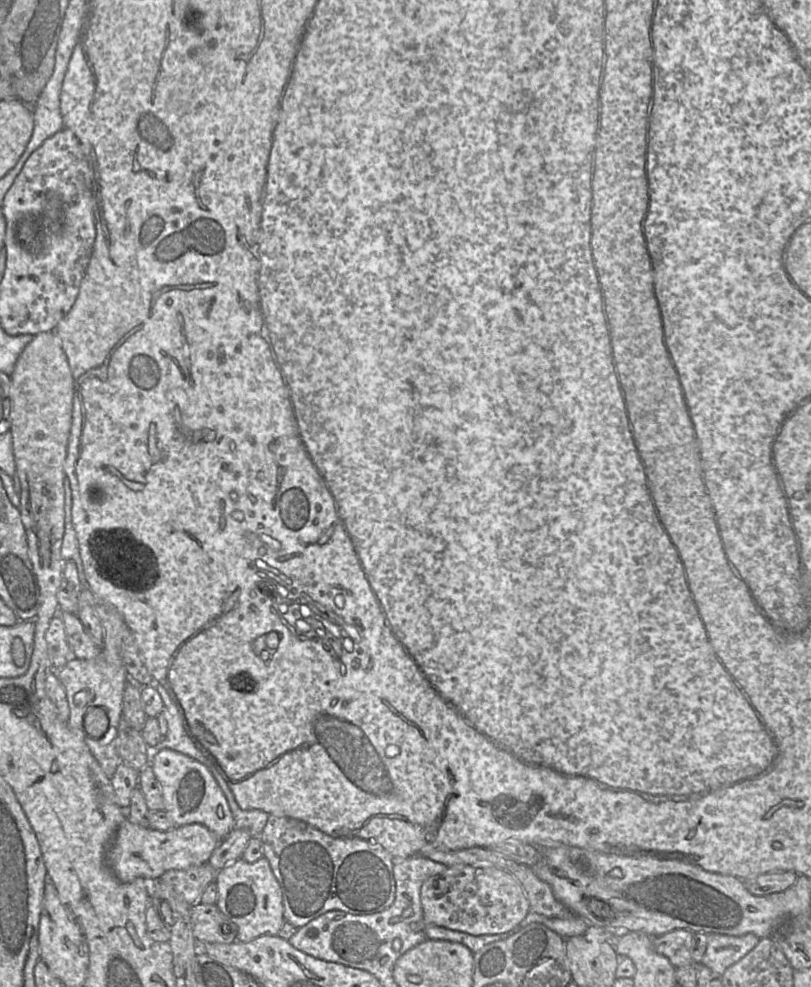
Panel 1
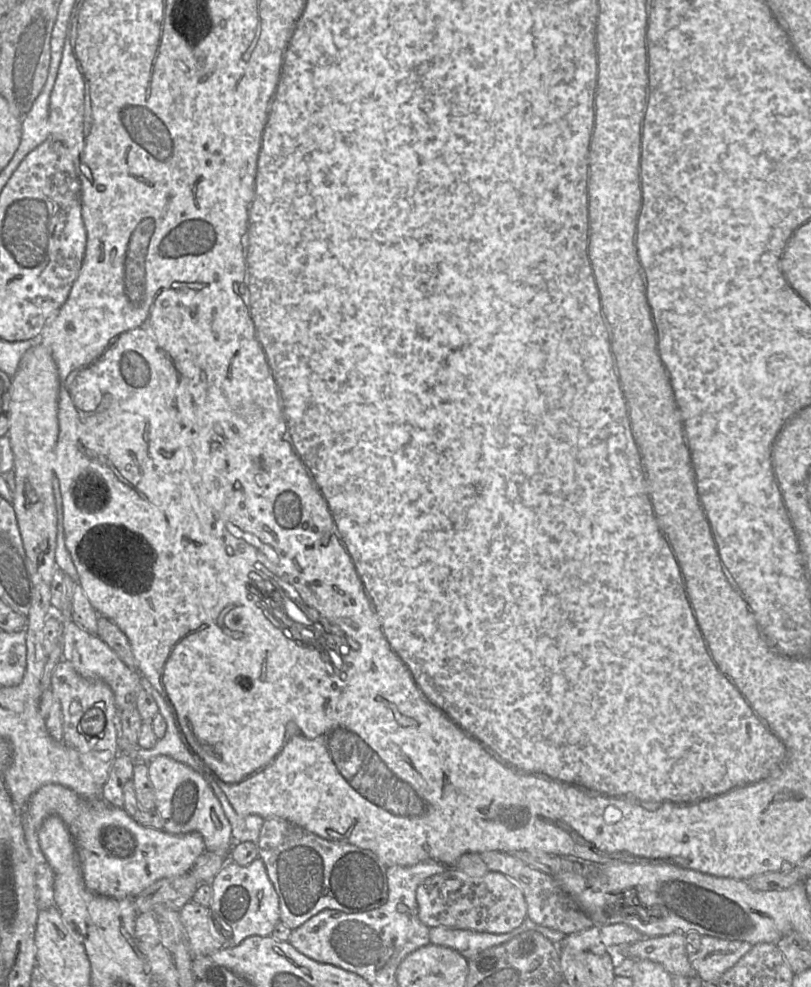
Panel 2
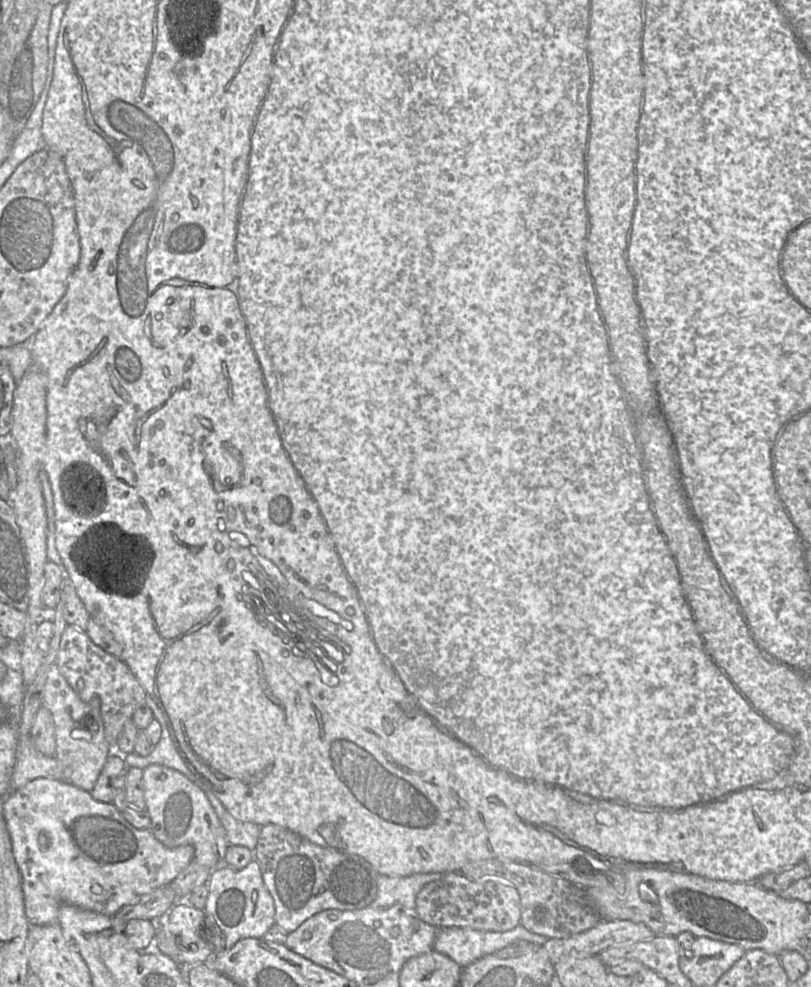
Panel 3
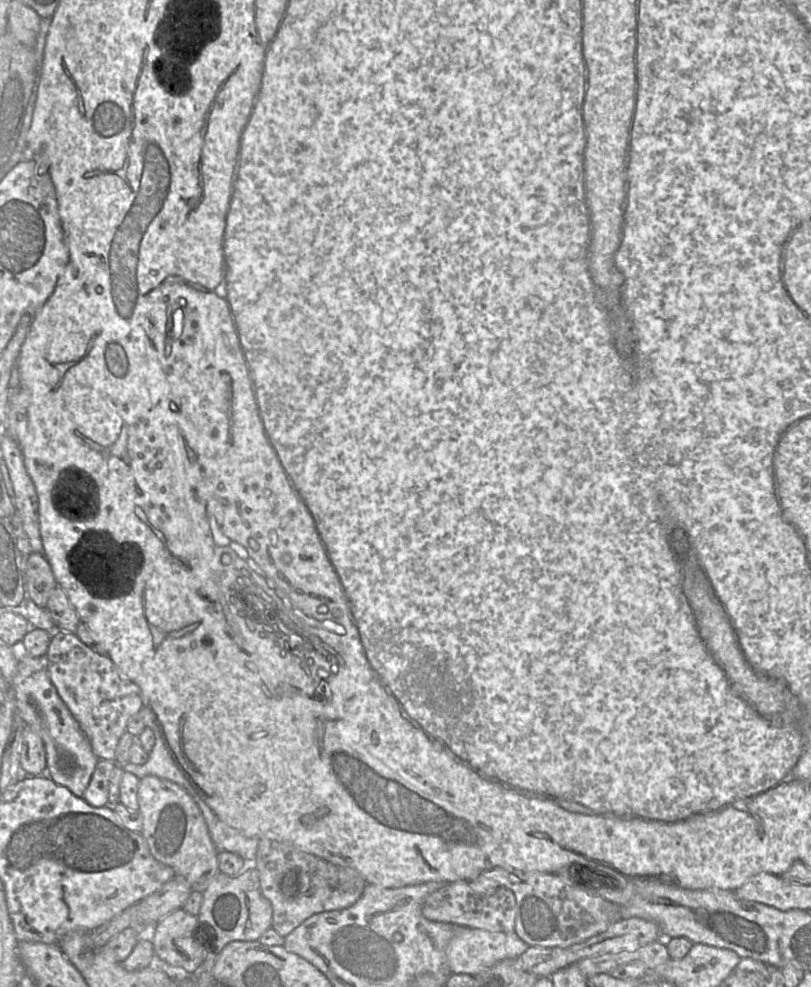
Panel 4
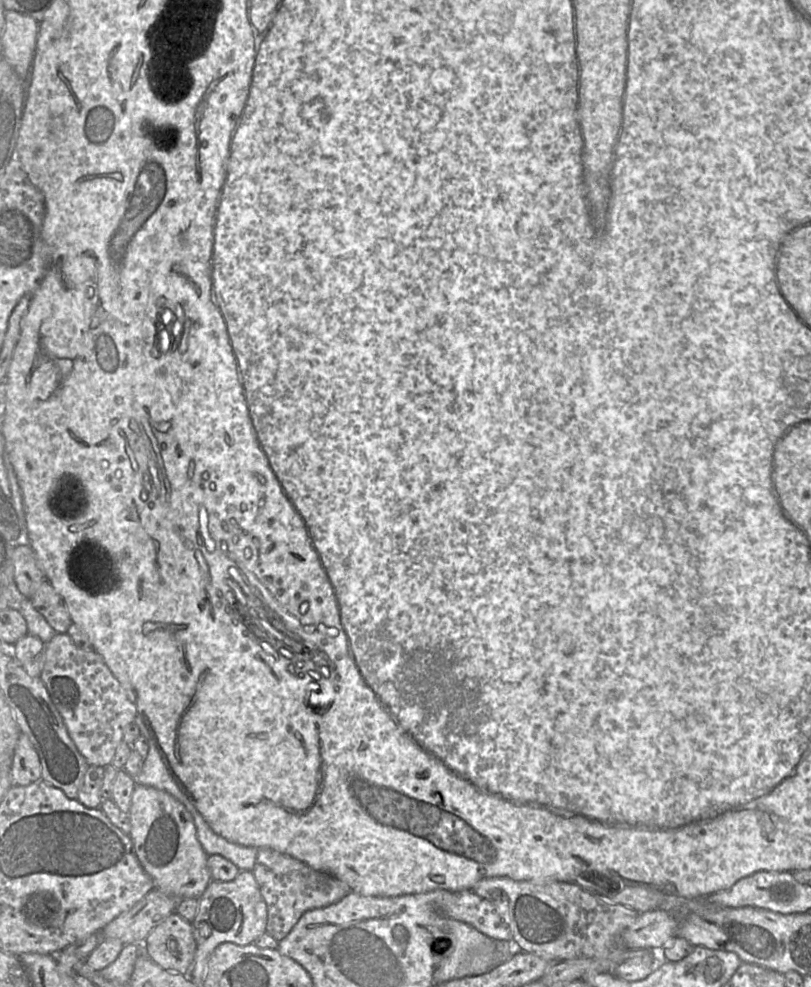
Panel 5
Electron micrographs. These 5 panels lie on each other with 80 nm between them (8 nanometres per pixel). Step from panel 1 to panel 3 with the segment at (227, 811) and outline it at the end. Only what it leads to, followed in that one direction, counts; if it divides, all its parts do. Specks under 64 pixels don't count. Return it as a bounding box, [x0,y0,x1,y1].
[143,764,229,870]

